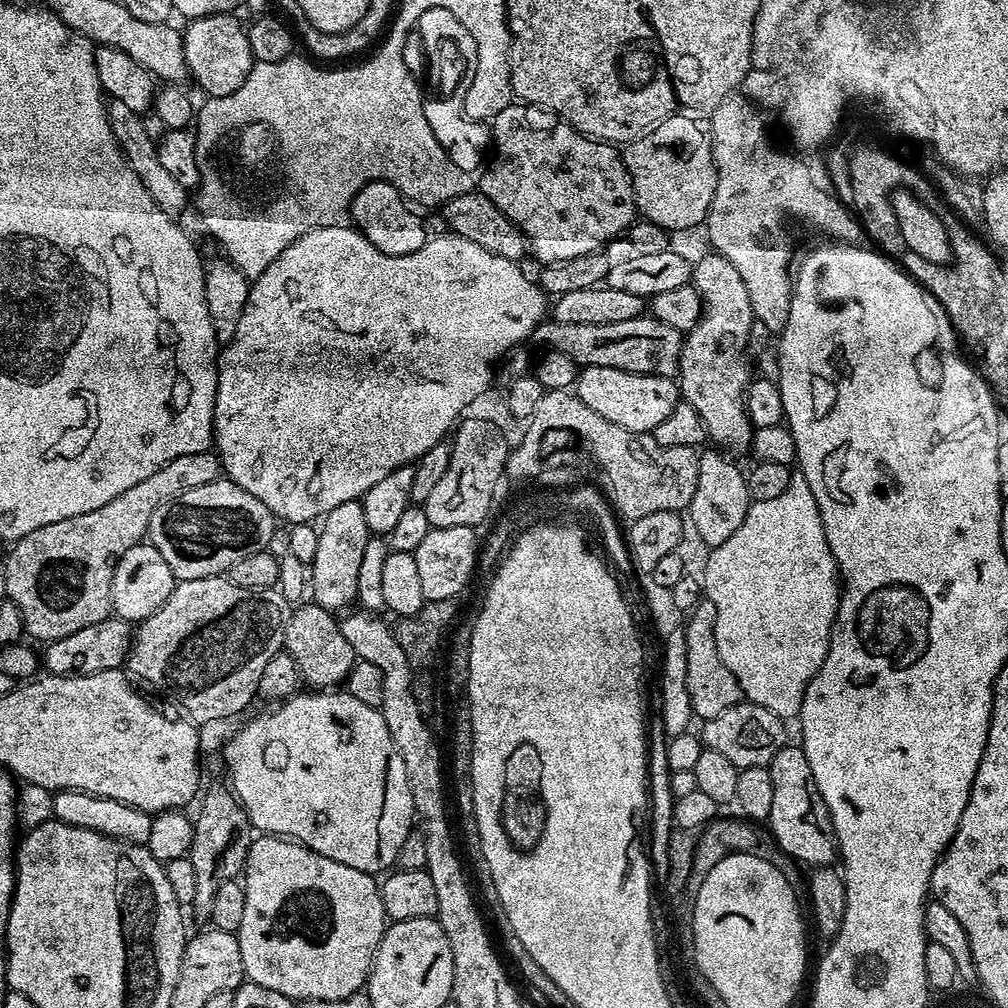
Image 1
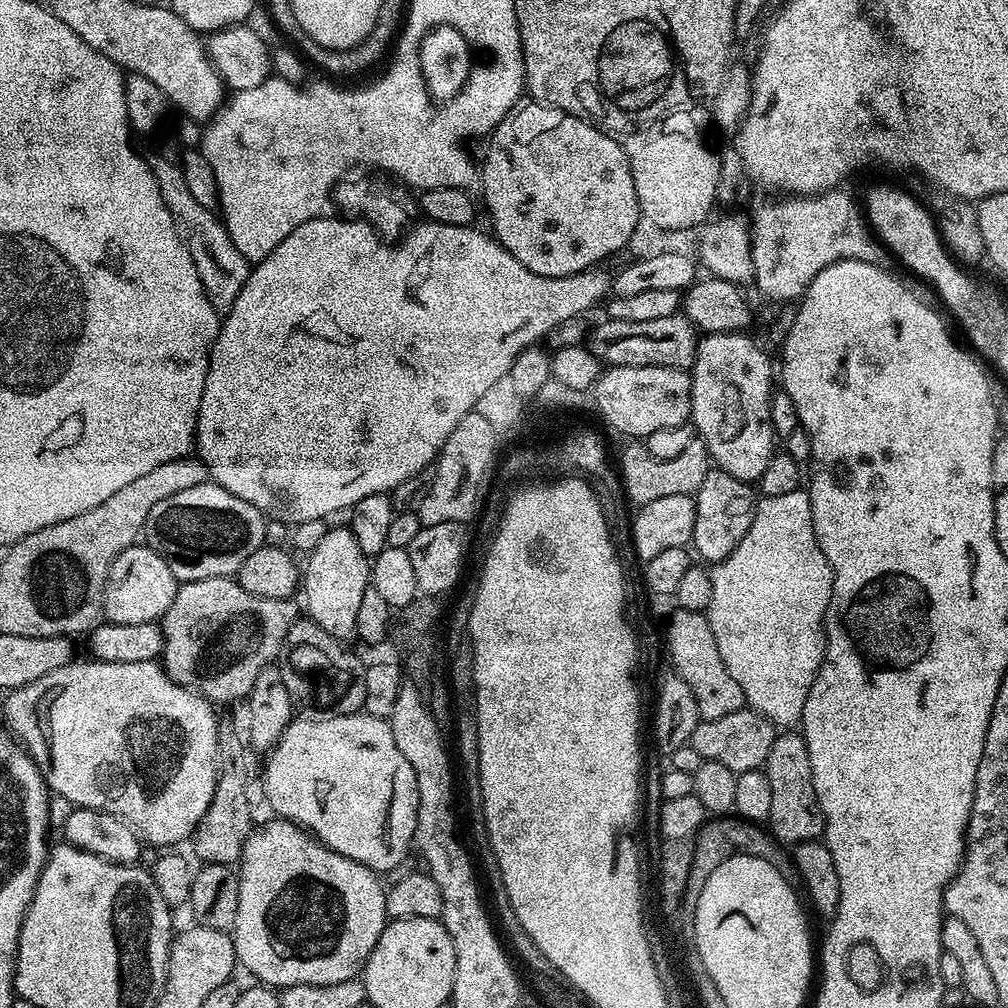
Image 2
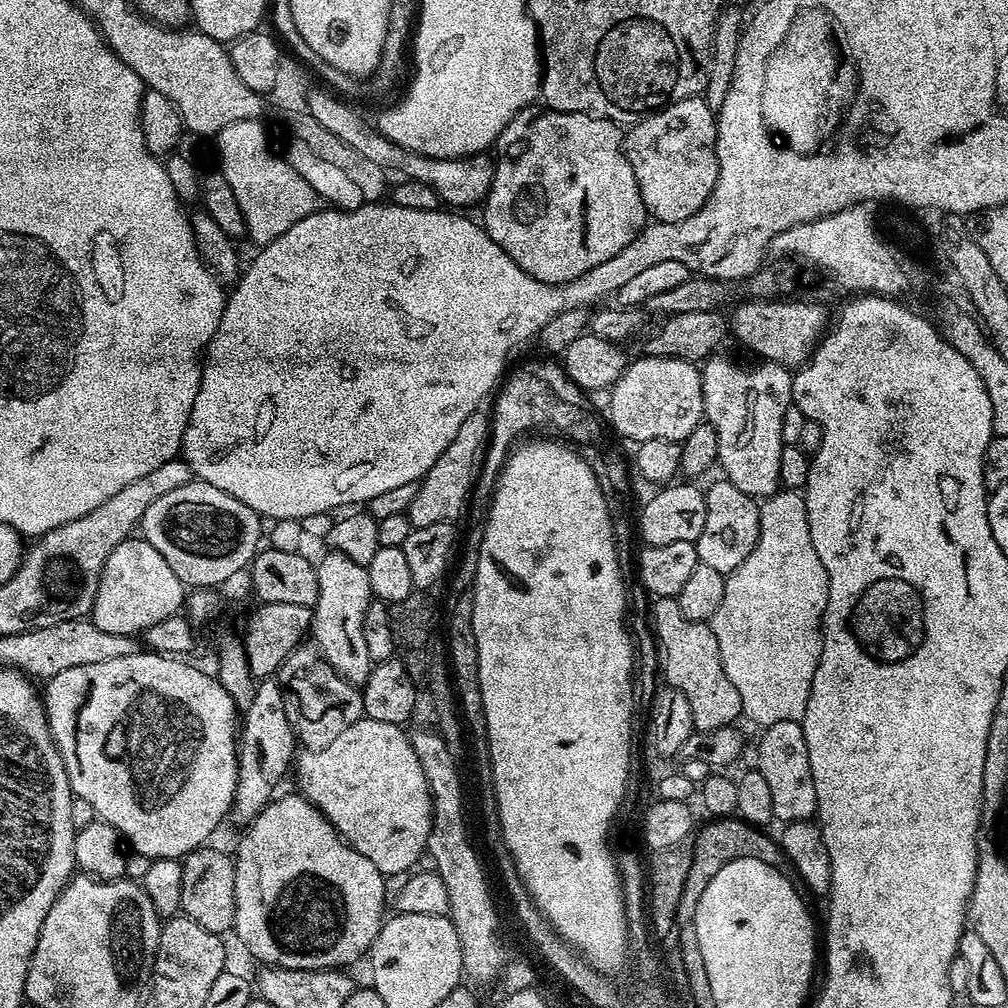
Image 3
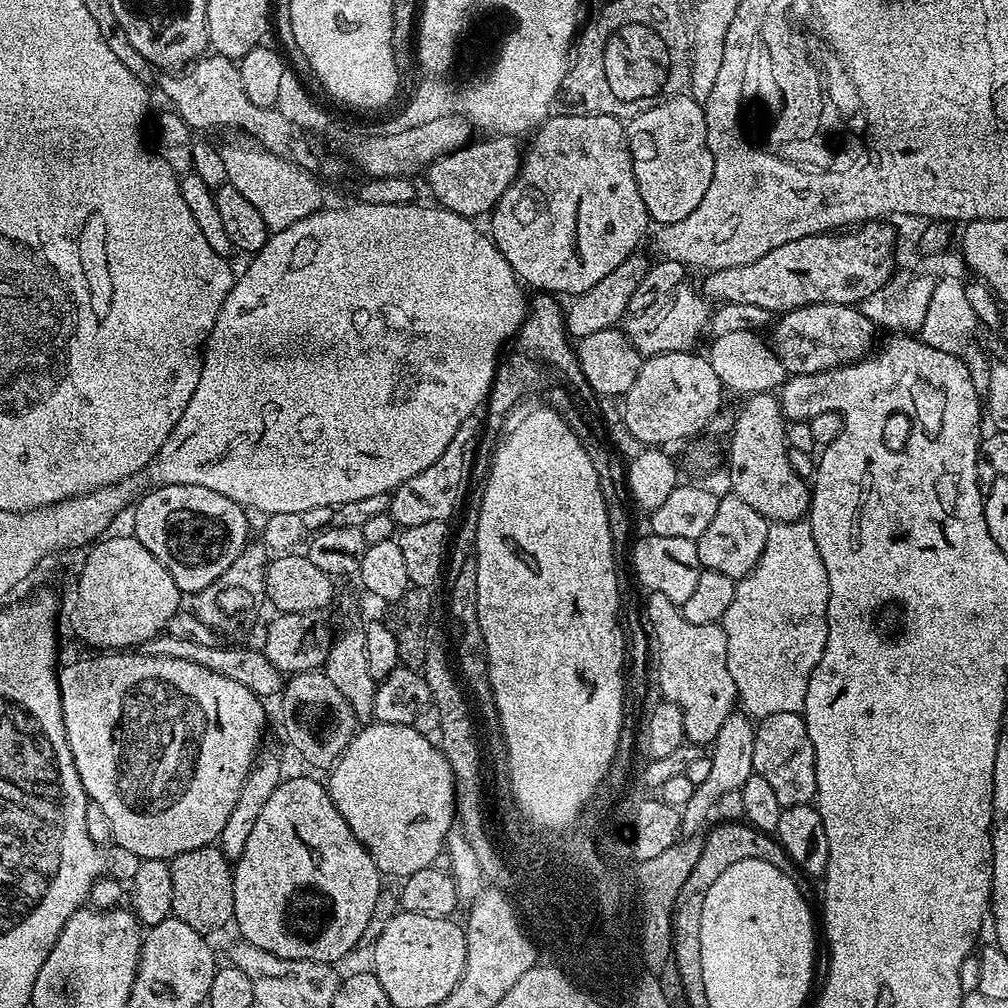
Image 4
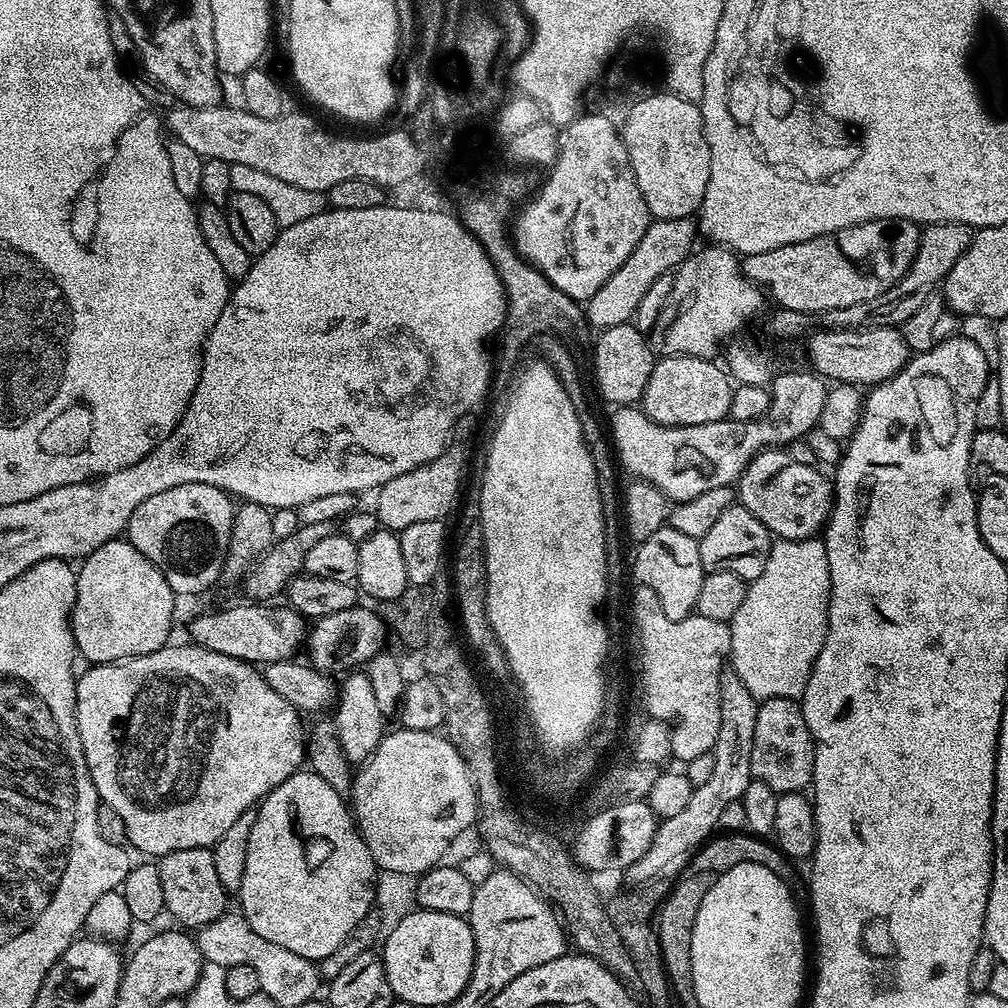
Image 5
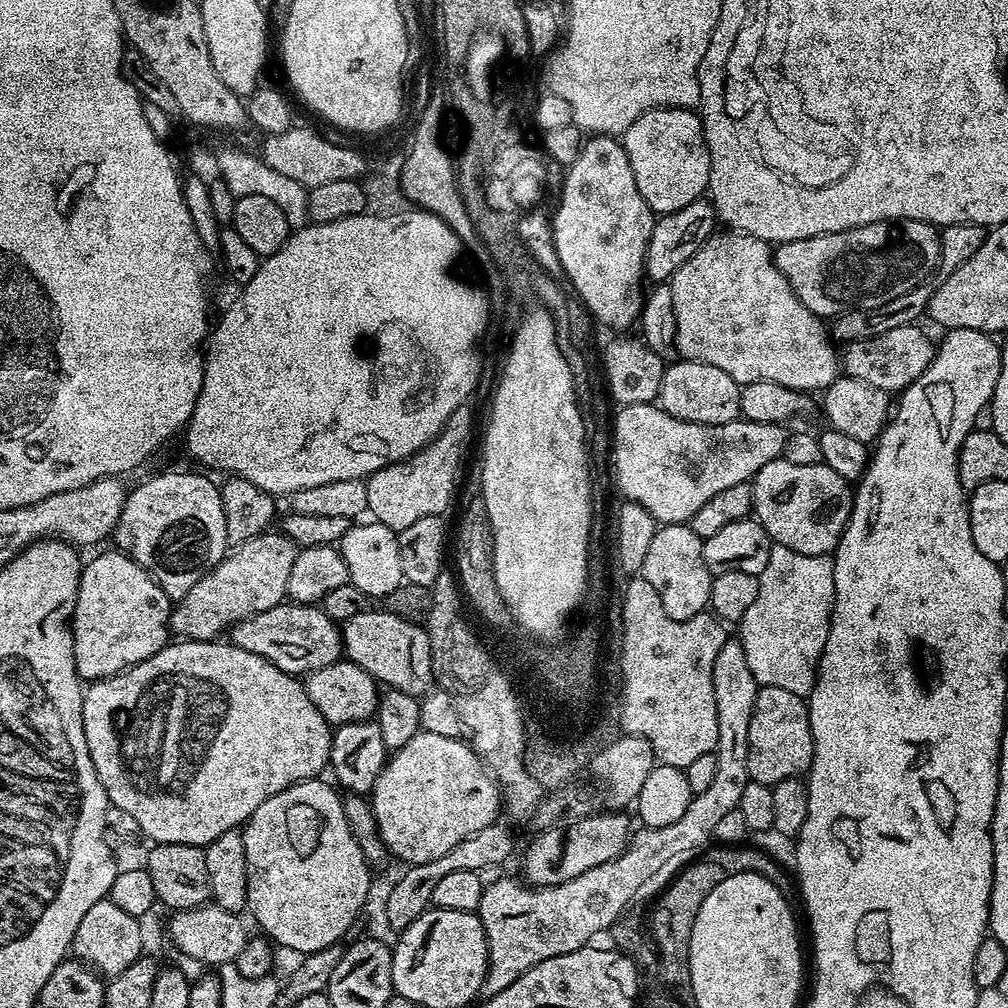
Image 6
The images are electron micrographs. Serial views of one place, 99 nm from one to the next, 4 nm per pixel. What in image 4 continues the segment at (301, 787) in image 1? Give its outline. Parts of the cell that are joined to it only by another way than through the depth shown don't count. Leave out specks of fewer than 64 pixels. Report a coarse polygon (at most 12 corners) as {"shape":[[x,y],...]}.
{"shape":[[410,724],[361,727],[326,787],[385,877],[441,859],[450,762]]}

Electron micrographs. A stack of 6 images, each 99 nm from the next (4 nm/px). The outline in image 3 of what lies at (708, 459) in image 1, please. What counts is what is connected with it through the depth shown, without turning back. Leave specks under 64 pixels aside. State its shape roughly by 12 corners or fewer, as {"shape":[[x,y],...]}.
{"shape":[[707,485],[699,563],[733,572],[758,542],[760,504]]}

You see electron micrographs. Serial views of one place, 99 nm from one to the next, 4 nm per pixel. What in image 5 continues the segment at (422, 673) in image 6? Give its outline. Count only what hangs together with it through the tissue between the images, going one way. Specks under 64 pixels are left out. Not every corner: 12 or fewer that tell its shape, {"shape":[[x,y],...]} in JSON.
{"shape":[[363,606],[326,614],[306,636],[319,672],[366,666],[386,625]]}

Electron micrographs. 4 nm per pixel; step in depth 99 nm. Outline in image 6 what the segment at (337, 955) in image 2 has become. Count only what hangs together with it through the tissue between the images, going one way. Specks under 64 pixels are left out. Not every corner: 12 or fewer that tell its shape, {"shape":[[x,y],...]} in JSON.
{"shape":[[324,778],[243,825],[273,945],[341,943],[374,879]]}

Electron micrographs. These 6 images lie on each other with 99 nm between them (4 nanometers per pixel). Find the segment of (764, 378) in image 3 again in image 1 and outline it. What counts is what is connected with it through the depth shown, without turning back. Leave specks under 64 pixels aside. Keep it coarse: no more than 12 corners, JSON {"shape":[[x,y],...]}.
{"shape":[[719,254],[695,261],[700,321],[678,387],[707,439],[747,453],[750,294]]}

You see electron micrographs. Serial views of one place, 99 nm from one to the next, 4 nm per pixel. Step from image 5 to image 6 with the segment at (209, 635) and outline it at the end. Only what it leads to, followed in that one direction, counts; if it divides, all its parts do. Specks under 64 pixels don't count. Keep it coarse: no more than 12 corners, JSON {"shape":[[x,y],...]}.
{"shape":[[283,602],[232,625],[230,640],[293,674],[341,659],[323,607]]}

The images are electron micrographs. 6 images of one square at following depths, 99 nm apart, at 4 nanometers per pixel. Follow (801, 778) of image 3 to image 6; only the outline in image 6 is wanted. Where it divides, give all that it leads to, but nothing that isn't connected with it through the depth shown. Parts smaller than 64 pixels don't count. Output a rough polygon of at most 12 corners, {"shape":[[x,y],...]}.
{"shape":[[761,687],[750,718],[749,781],[812,767],[805,697]]}

